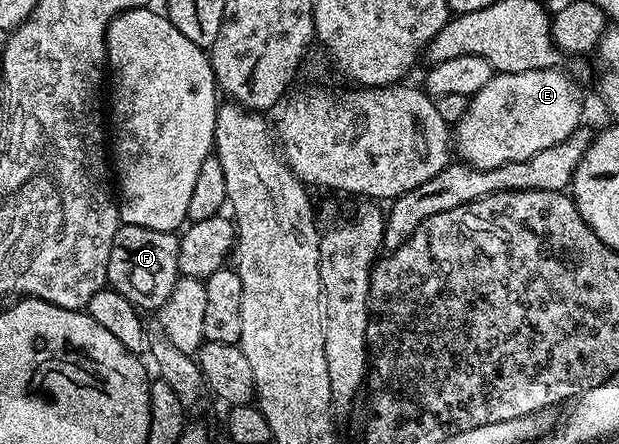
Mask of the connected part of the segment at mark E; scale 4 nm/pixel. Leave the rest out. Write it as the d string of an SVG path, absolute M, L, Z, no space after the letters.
M548 67L523 73L497 73L468 100L466 112L452 128L452 146L460 162L486 171L515 161L527 161L527 157L535 157L535 153L567 141L567 137L571 137L571 133L575 133L582 123L581 91L577 88L576 81L571 76L564 75L561 69Z

